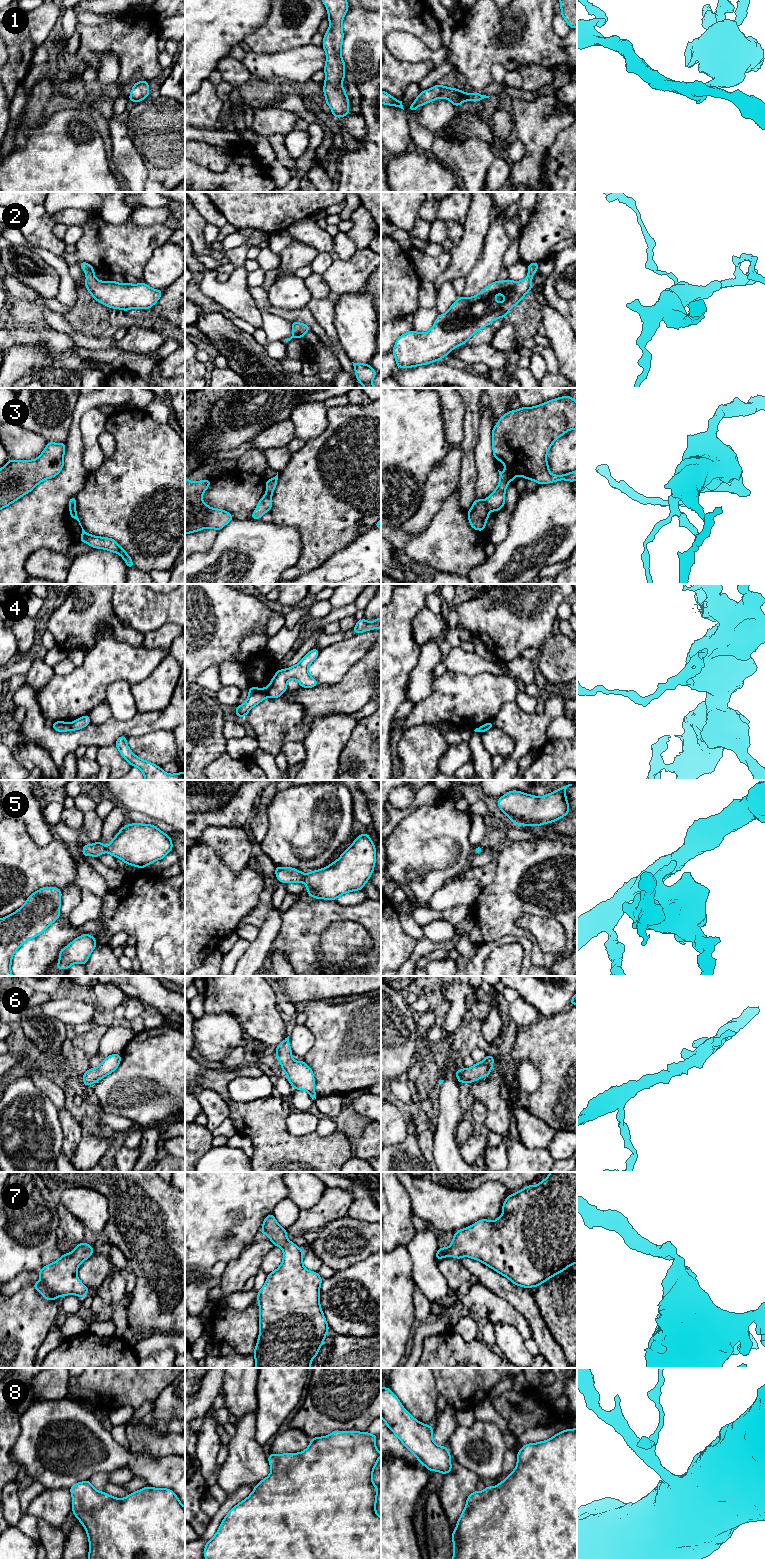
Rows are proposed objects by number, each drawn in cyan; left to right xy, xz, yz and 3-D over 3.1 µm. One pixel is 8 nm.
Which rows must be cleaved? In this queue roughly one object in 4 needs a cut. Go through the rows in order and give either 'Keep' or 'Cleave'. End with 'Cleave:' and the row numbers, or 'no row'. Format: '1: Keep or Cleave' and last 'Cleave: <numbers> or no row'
1: Keep
2: Keep
3: Cleave
4: Cleave
5: Keep
6: Keep
7: Keep
8: Keep
Cleave: 3, 4

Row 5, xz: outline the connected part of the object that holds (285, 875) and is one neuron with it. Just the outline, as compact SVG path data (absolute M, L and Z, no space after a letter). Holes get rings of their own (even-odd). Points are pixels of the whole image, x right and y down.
M368 833L360 834L342 855L325 868L304 874L291 867L275 866L276 878L281 883L303 882L308 890L308 896L317 899L335 901L347 892L363 890L364 885L372 875L376 863L376 848Z

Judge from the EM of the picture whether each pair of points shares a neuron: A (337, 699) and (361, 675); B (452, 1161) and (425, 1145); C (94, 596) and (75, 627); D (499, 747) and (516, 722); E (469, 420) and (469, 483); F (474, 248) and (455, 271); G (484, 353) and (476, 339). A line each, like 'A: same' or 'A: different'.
A: same
B: different
C: same
D: different
E: same
F: same
G: different

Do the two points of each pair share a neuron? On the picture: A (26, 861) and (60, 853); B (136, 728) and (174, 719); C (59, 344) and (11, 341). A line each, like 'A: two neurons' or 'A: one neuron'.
A: one neuron
B: one neuron
C: one neuron

